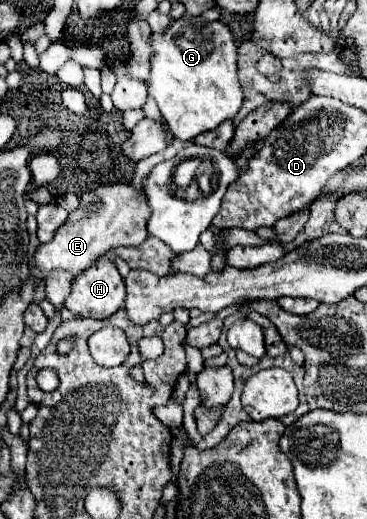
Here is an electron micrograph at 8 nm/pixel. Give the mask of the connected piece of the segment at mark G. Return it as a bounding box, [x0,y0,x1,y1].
[149,16,243,142]

